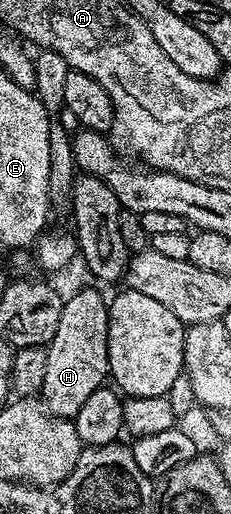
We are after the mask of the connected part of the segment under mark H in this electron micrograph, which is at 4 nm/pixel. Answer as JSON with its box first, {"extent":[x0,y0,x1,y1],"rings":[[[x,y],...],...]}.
{"extent":[41,287,109,420],"rings":[[[87,287],[68,298],[63,304],[61,325],[53,333],[47,344],[45,361],[45,381],[41,392],[41,402],[51,414],[59,419],[74,420],[75,415],[85,405],[85,400],[98,387],[104,386],[109,375],[107,366],[107,313],[108,300],[93,288]]]}

